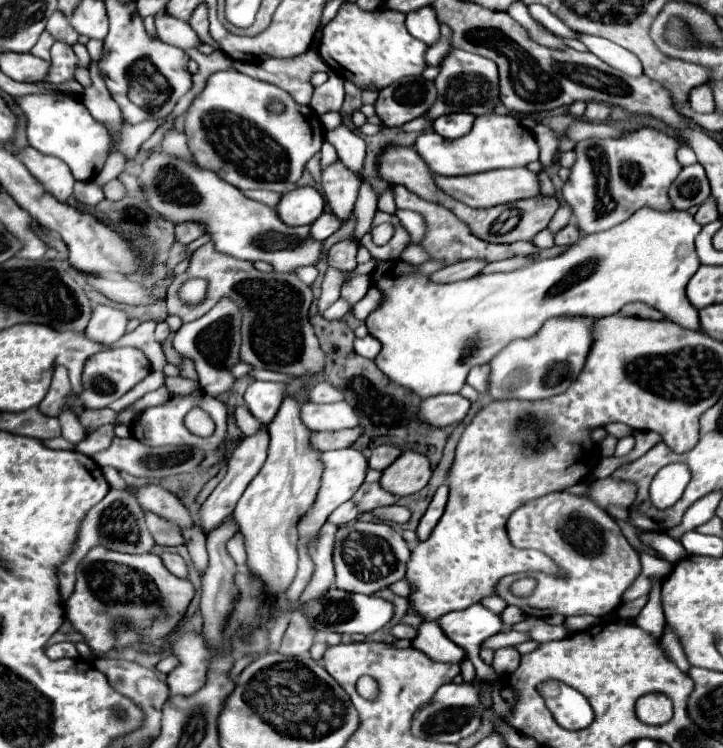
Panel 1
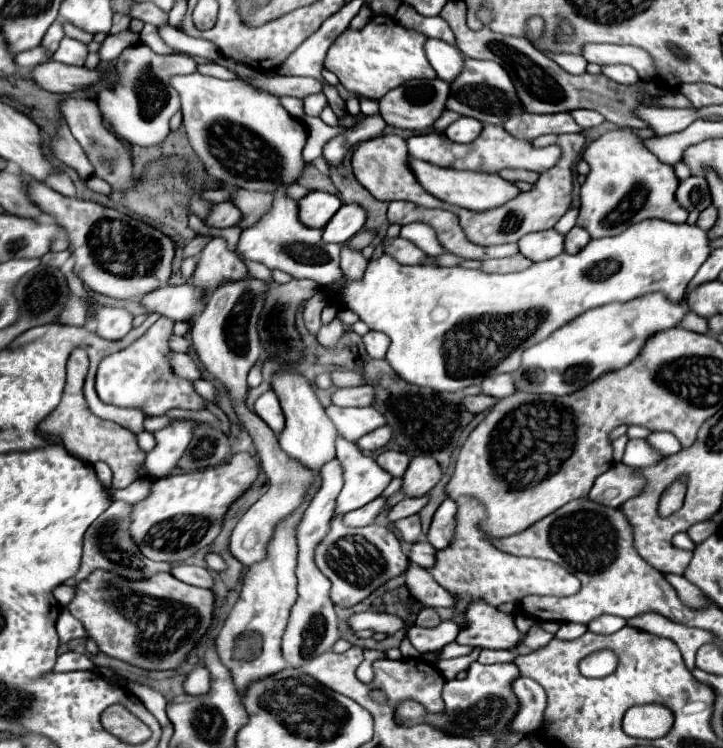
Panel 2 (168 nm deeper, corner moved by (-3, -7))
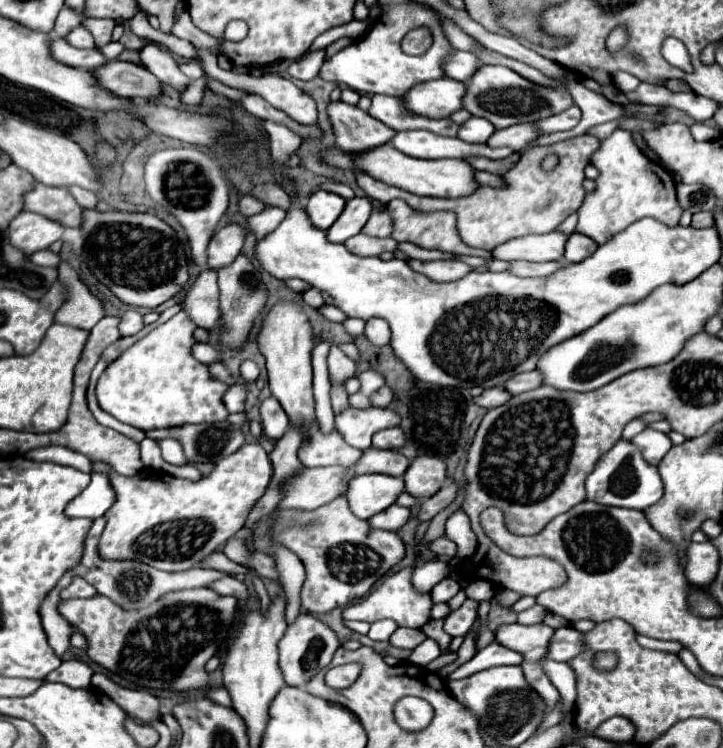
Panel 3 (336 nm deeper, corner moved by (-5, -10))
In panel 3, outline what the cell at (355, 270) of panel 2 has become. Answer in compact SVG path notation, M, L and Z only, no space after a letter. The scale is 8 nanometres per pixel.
M357 234L345 242L345 248L357 256L379 256L383 250L393 252L397 248L397 242L393 242L393 238L371 238Z

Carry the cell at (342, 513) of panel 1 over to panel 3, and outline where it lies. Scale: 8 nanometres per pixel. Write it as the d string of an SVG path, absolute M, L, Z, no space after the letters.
M391 504L387 510L375 514L373 518L369 518L367 524L371 528L379 528L379 530L397 530L397 528L401 528L409 520L409 516L411 516L409 508Z

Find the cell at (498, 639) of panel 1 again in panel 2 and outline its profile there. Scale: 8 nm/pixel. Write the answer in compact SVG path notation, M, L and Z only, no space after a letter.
M537 623L529 629L529 633L527 633L527 637L523 639L523 643L519 645L519 647L515 647L513 651L517 651L517 653L521 653L521 655L525 655L525 653L531 653L531 651L537 651L539 647L545 647L549 641L553 639L553 633L547 633L547 631L543 631Z

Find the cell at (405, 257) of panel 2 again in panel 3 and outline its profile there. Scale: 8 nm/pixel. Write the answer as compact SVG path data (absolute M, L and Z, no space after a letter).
M409 258L407 264L419 272L425 274L427 278L435 280L435 282L451 282L457 278L463 278L465 274L471 272L471 268L463 262L457 260L435 260L435 262L421 262L421 260L413 260Z

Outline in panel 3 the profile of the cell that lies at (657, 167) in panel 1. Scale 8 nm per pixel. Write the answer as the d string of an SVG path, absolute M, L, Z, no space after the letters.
M617 128L609 138L601 140L601 146L591 156L591 164L599 170L595 190L589 192L577 210L579 224L577 232L593 238L597 244L605 244L615 234L623 232L633 222L651 216L667 226L677 226L681 220L681 206L677 202L675 184L665 168L655 166L641 148L635 144L633 134Z

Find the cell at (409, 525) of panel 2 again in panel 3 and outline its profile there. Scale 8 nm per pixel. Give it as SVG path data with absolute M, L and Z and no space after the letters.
M445 536L429 542L429 550L437 556L447 556L447 558L453 558L455 556L455 544L451 540L447 540Z

